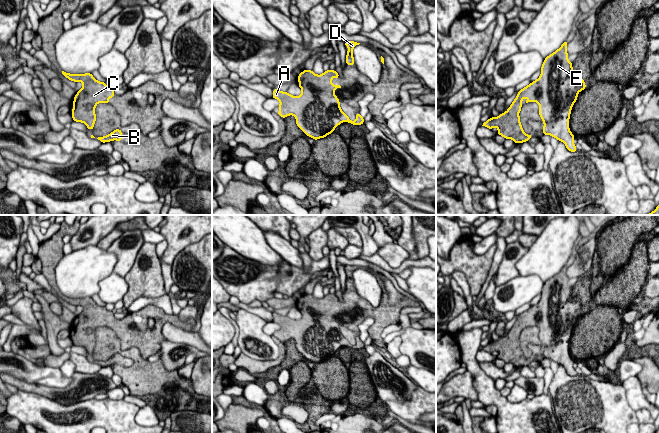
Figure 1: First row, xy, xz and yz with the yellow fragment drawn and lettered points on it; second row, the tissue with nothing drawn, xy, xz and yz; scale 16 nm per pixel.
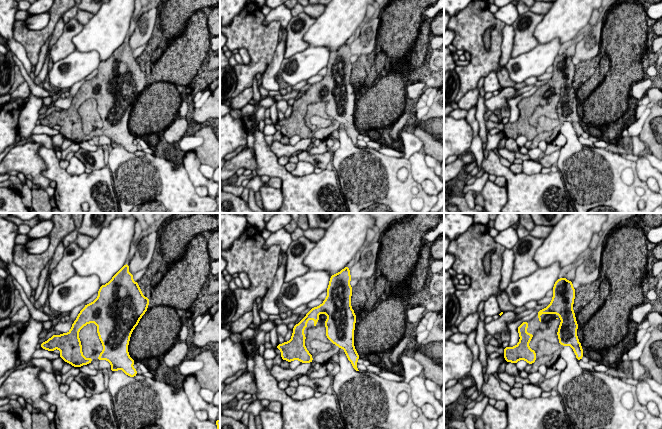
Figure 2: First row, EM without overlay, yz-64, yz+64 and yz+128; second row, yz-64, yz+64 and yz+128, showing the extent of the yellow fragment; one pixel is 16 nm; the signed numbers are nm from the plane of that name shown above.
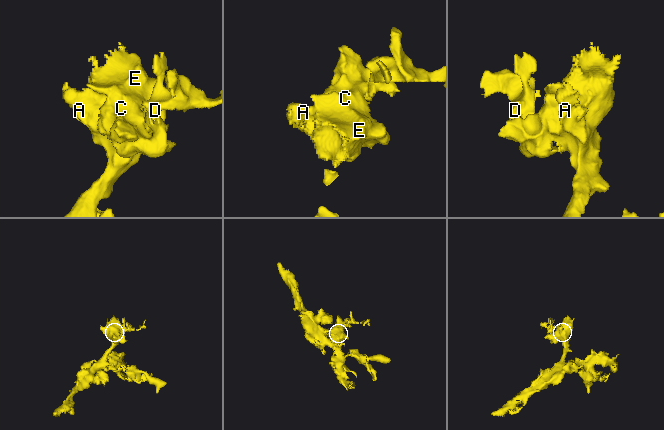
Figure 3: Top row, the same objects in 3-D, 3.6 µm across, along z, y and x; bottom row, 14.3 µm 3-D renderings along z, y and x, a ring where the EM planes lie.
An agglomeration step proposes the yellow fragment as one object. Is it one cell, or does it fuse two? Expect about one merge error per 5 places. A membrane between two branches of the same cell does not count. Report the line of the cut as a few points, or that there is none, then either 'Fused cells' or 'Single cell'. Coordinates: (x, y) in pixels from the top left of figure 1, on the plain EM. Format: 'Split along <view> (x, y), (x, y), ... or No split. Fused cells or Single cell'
No split. Single cell

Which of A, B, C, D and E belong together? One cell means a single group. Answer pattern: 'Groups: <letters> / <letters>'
Groups: A B C D E

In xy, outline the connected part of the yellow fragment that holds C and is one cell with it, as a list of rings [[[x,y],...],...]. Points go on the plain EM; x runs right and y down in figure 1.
[[[62,295],[62,298],[71,305],[83,307],[83,311],[74,320],[72,342],[73,345],[85,347],[88,353],[93,354],[96,329],[110,327],[108,323],[115,320],[114,313],[105,306],[97,305],[91,297],[69,298]]]

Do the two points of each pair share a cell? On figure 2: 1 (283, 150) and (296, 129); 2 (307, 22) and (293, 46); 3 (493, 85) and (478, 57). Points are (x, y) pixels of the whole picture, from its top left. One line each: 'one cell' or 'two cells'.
1: two cells
2: one cell
3: two cells

